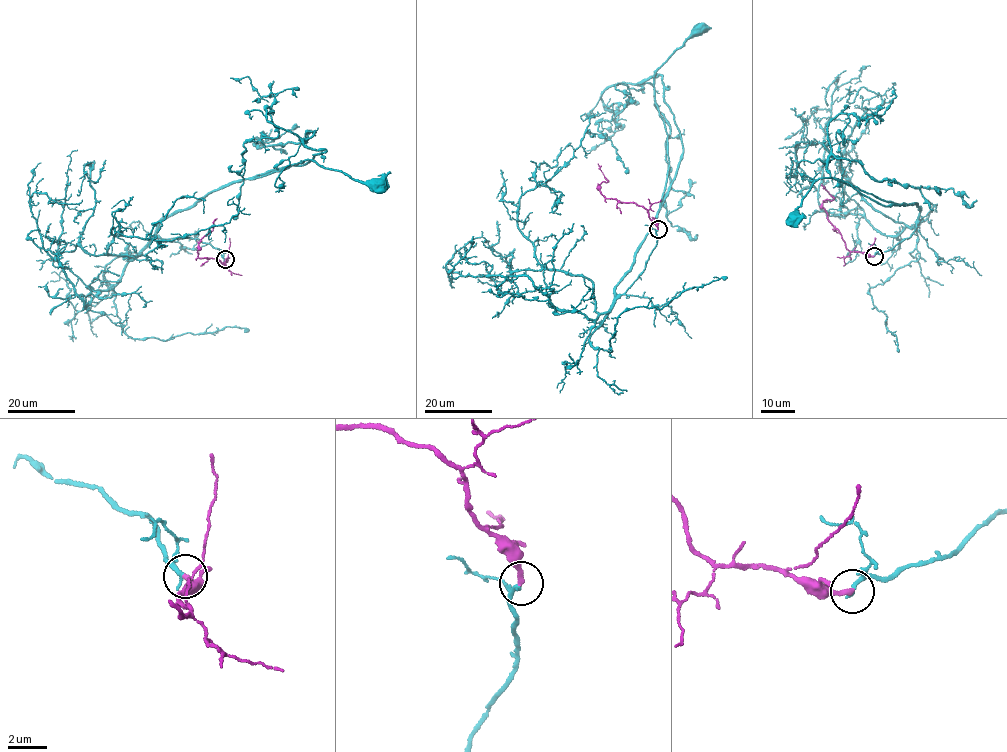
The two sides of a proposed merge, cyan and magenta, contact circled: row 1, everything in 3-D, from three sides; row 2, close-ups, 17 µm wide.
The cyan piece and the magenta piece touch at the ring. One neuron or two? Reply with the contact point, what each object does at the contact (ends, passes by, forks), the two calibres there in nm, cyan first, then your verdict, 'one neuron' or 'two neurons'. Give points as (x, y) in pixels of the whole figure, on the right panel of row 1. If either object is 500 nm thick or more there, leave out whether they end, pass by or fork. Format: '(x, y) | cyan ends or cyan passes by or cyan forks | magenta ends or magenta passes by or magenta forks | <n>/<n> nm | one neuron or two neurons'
(874, 256) | cyan passes by | magenta ends | 170/240 nm | one neuron

